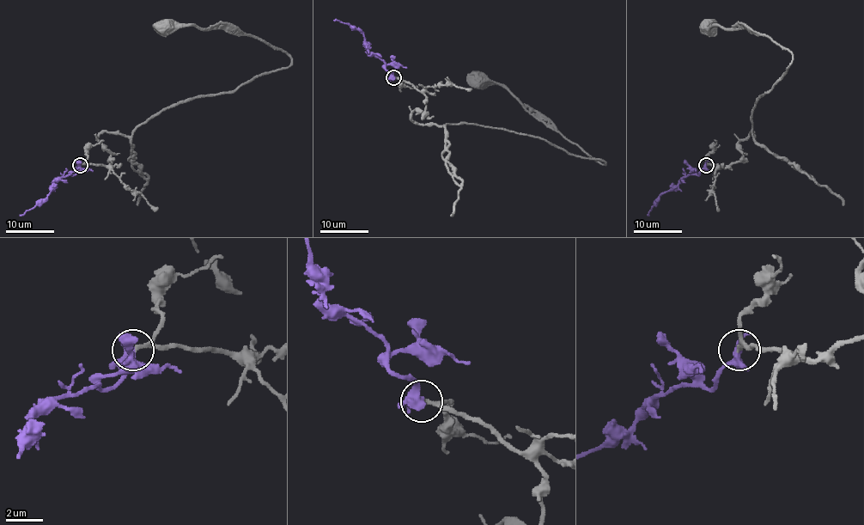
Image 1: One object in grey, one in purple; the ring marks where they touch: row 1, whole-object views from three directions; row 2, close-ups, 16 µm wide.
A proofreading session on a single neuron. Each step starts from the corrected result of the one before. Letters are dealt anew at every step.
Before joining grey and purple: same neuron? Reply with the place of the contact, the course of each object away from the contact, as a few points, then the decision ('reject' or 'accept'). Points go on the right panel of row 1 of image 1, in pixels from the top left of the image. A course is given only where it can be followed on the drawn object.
(706, 165) | grey via (706, 165), (742, 156), (738, 145), (753, 136), (753, 108), (793, 57), (764, 34), (709, 27) | purple via (706, 165), (698, 174), (688, 174), (657, 198), (648, 215) | accept

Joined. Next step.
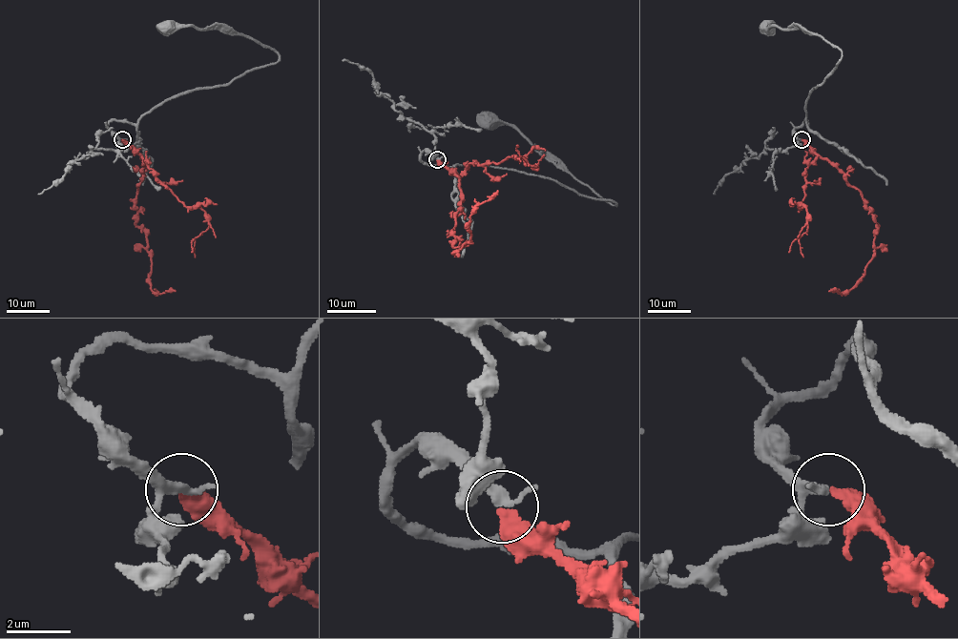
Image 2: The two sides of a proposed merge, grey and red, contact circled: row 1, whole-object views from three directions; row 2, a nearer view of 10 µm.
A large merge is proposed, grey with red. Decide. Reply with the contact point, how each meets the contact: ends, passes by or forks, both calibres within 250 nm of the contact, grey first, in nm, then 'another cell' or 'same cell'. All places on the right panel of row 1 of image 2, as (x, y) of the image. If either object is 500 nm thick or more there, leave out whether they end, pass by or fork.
place (801, 139); grey passes by; red ends; calibres 240 and 440 nm; same cell

